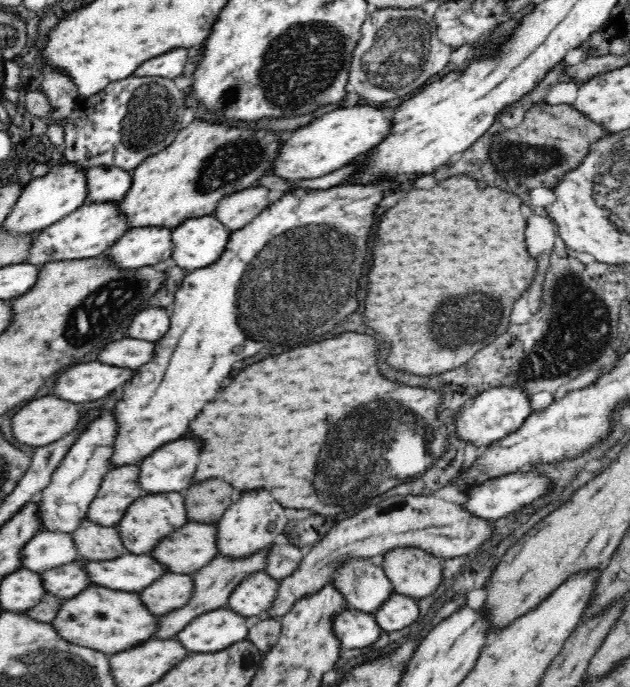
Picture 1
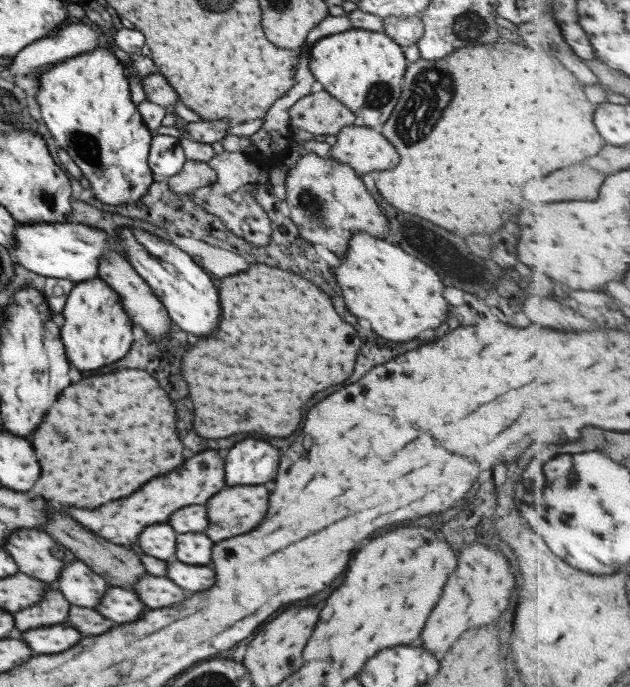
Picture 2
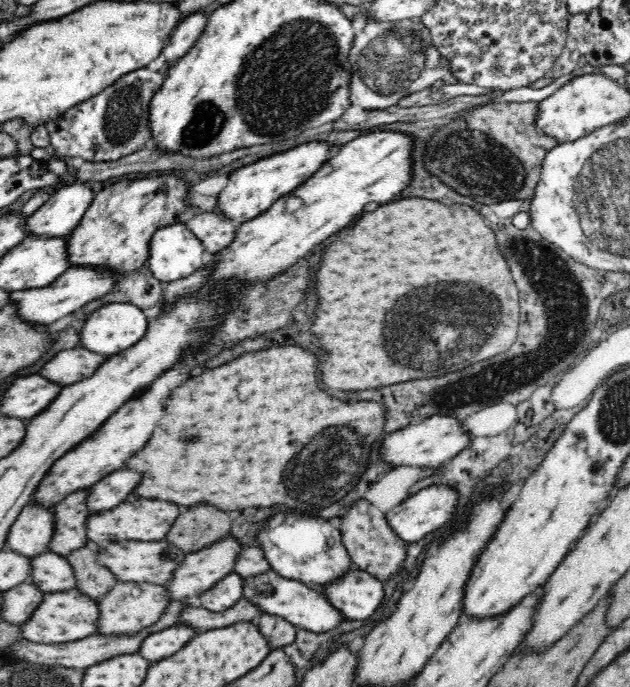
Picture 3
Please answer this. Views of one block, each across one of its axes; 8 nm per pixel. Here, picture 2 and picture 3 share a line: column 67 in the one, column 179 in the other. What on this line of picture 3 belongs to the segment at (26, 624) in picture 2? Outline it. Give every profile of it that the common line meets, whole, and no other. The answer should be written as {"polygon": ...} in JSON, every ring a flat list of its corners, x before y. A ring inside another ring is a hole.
{"polygon":[[170,601,170,606,166,608,164,616,156,622,151,624,150,627,143,628,142,631,138,631,135,635,93,635,87,636,84,640,75,640,72,642,62,644,34,644,34,642,28,642,28,640,22,640,22,642,16,642,12,646,6,648,6,656,8,658,14,658,14,660,30,660,30,662,38,662,38,664,54,664,74,668,74,669,86,669,89,666,94,666,104,660,114,658,114,656,120,656,120,654,134,654,140,650,142,642,148,638,148,634,152,632,160,632,160,630,166,630,170,626,174,626,180,618,180,612,186,608,186,606,192,606,190,602,176,602]]}

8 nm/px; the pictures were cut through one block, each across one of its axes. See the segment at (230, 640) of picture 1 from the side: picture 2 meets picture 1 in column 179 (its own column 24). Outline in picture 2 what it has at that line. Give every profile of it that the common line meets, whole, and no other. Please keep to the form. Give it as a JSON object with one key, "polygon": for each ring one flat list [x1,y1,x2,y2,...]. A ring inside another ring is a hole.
{"polygon":[[58,624,58,626,26,632,22,634,22,640,26,640,36,654,58,654,76,646,82,640,82,634,76,628]]}

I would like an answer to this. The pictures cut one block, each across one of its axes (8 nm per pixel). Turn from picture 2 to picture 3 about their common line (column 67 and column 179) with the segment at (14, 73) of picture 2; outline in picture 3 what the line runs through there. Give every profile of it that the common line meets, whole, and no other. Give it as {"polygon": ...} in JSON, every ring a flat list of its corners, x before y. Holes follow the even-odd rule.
{"polygon":[[195,12,190,15,184,16,182,22,178,24,178,28,175,28,168,42,168,46,164,48,164,56,166,62,174,62,178,60,178,56,184,56,190,48,200,39,202,31,206,26,208,15,206,12]]}

